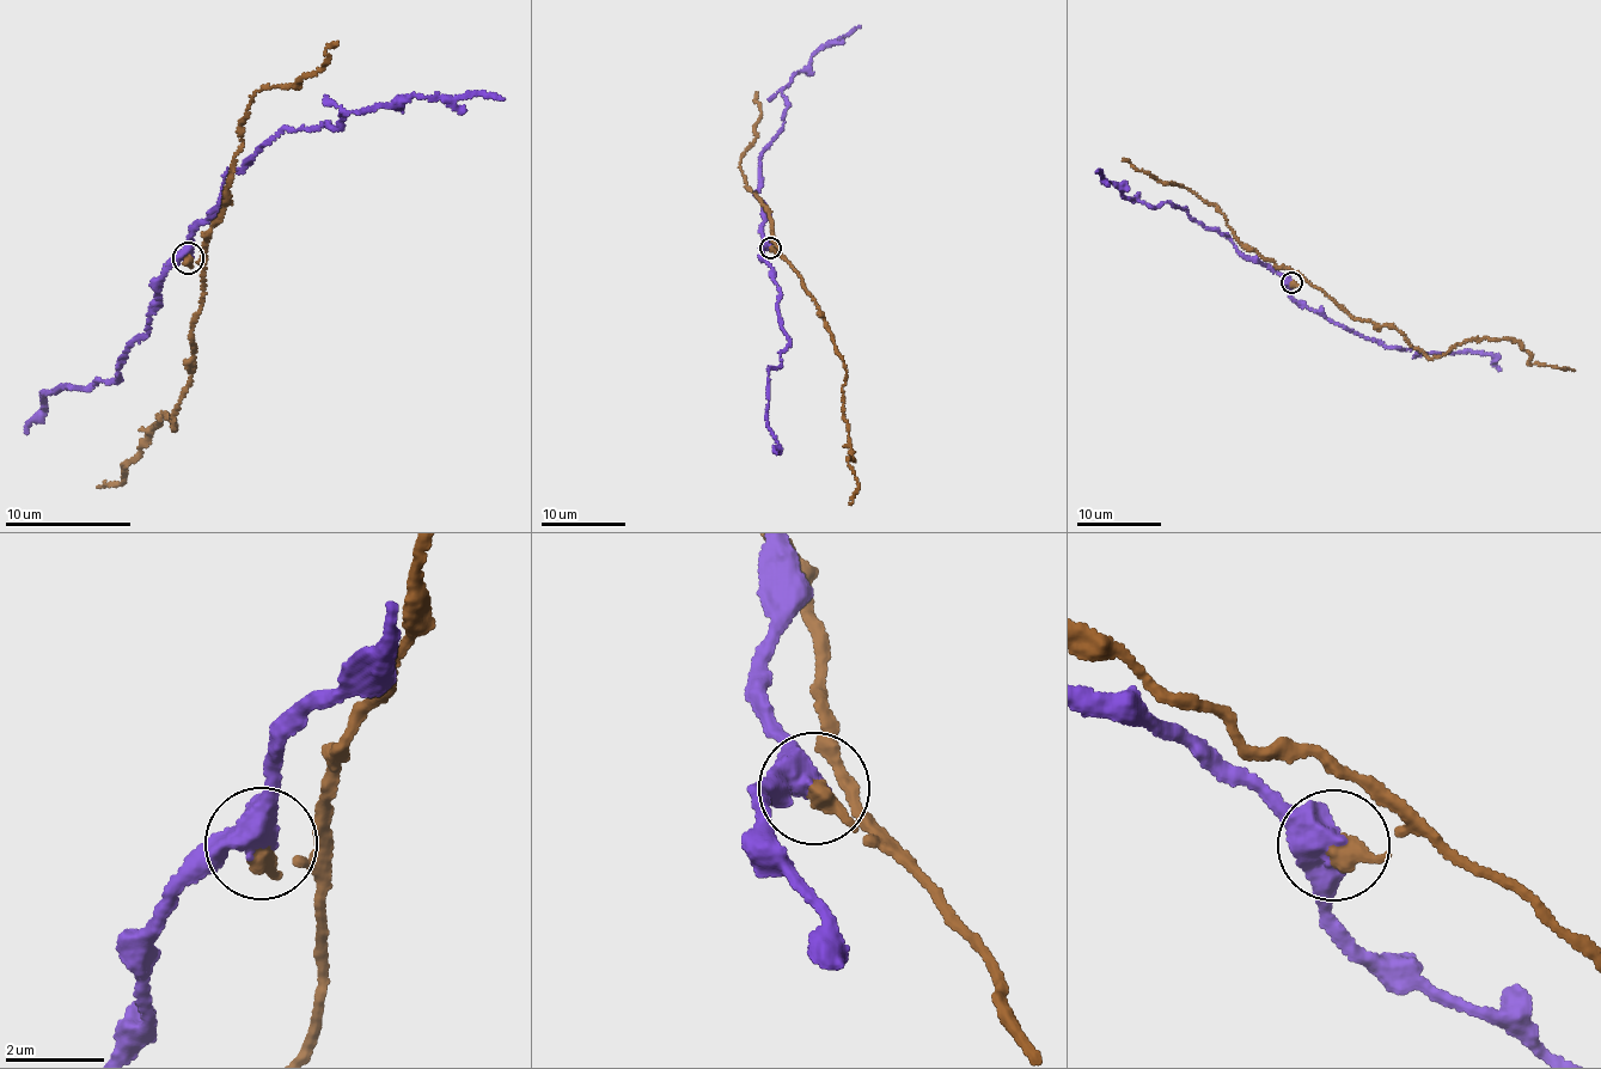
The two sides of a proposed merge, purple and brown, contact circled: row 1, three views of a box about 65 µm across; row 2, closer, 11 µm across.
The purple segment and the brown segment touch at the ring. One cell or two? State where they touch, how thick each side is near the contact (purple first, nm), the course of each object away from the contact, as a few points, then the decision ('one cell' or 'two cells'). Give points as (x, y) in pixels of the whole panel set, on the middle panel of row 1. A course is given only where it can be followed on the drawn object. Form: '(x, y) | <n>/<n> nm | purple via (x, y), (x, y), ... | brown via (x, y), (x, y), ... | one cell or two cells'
(770, 248) | 500/360 nm | purple via (770, 248), (755, 193), (761, 156), (783, 126), (788, 107), (782, 89), (816, 54), (861, 25) | brown via (770, 248), (793, 267), (812, 297), (842, 358), (853, 458), (848, 460), (857, 481), (857, 493), (849, 505) | two cells

